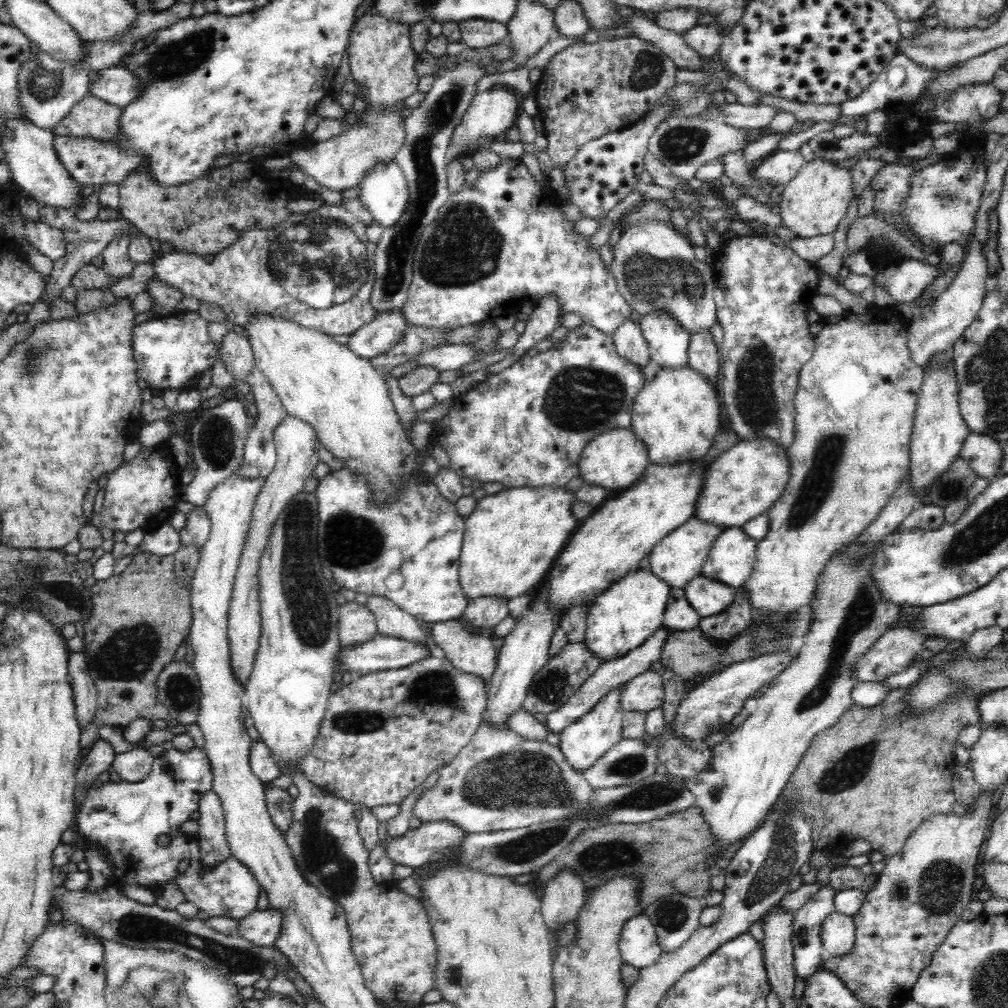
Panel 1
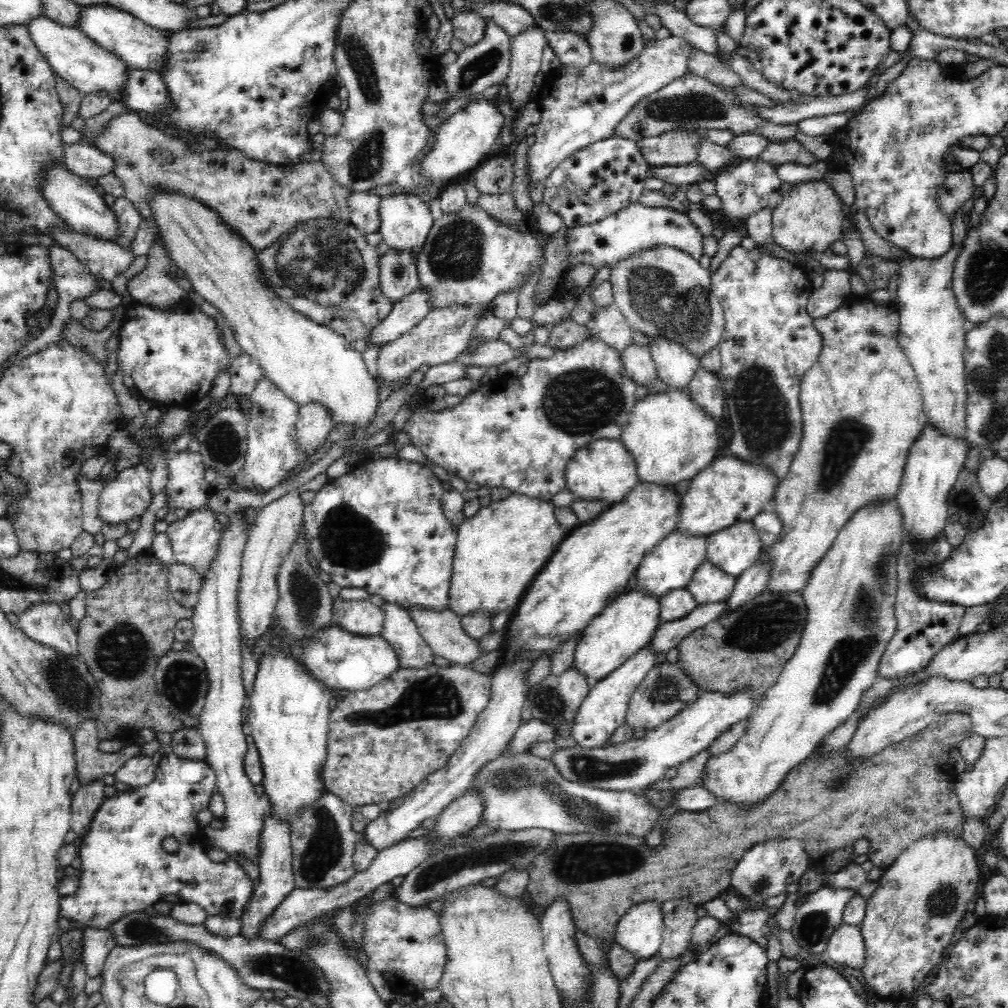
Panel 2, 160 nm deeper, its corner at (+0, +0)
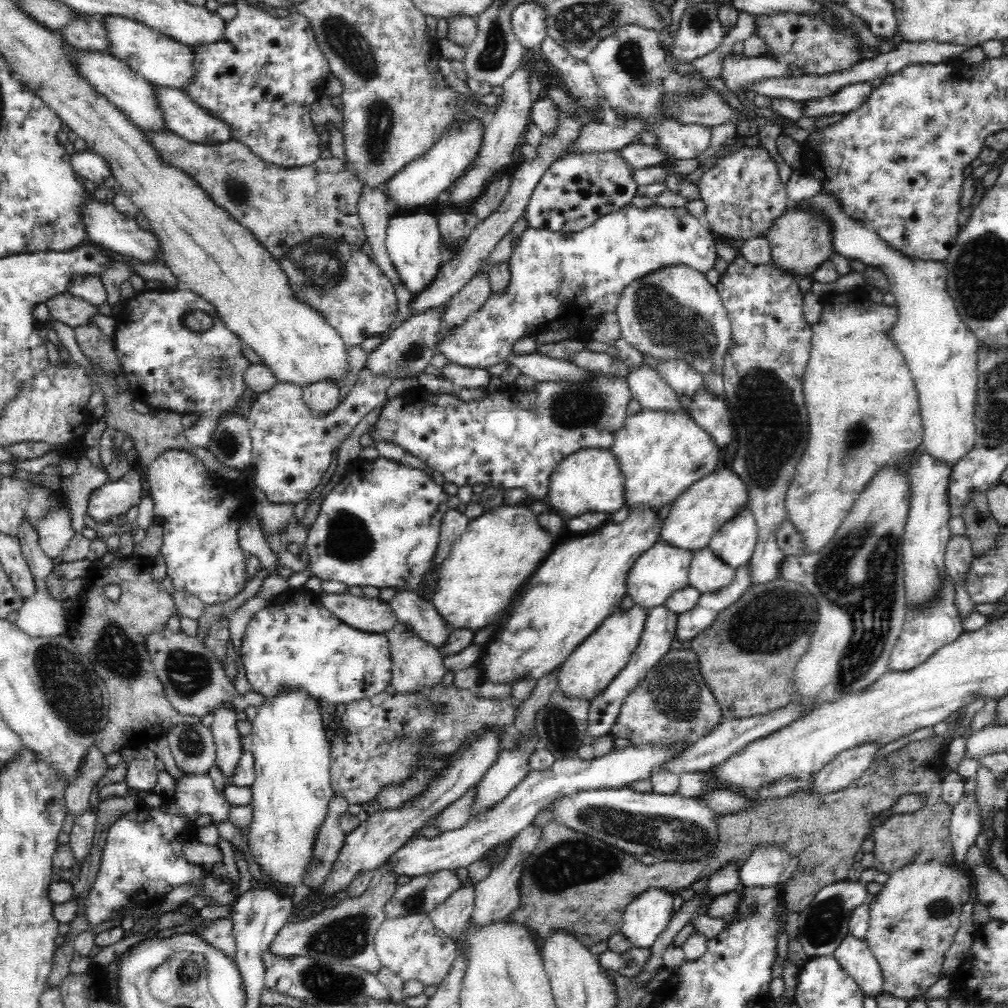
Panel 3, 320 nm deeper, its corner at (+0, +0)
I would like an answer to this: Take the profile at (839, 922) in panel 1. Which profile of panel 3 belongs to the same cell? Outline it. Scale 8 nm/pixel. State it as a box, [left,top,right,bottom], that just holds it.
[833,935,884,998]

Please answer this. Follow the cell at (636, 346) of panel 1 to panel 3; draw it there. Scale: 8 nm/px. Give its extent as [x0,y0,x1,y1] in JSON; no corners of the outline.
[626,365,690,415]

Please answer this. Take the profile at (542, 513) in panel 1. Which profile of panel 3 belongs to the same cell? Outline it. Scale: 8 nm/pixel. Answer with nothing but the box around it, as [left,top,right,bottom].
[431,503,554,633]

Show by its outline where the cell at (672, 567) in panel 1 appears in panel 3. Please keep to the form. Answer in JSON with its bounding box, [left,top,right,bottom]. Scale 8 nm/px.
[626,539,693,610]

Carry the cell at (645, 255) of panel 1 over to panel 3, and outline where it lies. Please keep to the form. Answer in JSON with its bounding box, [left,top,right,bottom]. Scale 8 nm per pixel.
[615,265,733,377]

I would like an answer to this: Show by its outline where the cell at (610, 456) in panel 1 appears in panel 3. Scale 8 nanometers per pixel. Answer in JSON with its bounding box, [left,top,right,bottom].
[546,449,625,519]

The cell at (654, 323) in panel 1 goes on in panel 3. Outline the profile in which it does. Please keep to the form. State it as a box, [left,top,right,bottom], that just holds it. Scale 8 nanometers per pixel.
[656,360,703,399]

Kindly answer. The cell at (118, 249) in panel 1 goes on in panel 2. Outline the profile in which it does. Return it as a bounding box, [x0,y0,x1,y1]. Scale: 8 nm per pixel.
[113,195,143,250]

